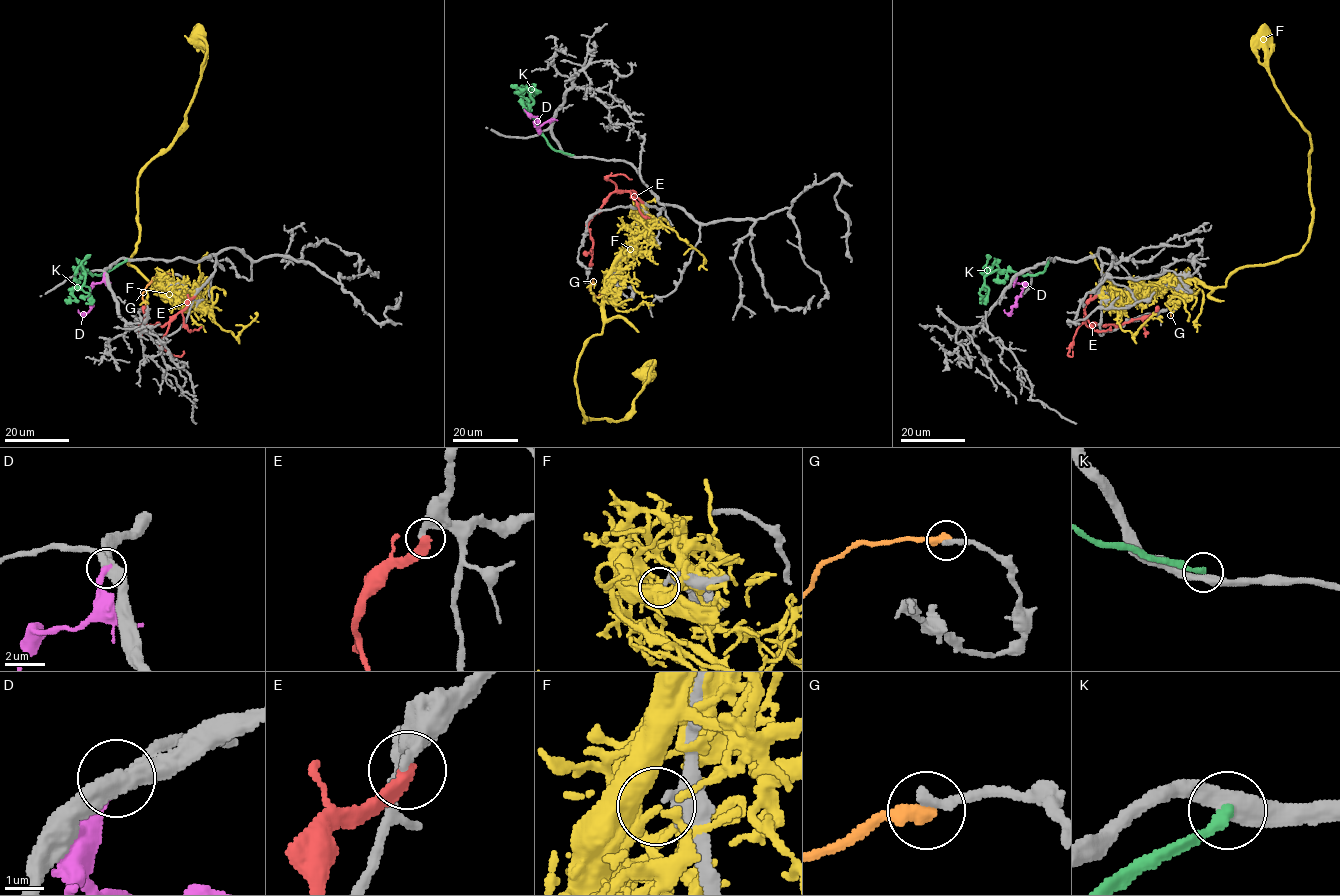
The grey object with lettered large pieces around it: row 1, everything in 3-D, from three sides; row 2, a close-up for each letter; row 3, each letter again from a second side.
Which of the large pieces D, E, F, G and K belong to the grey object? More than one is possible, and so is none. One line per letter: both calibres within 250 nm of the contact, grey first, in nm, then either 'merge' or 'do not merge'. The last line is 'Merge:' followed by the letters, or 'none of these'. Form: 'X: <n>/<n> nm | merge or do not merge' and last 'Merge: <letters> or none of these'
D: 480/280 nm | do not merge
E: 360/400 nm | do not merge
F: 360/280 nm | do not merge
G: 280/420 nm | merge
K: 440/280 nm | do not merge
Merge: G

